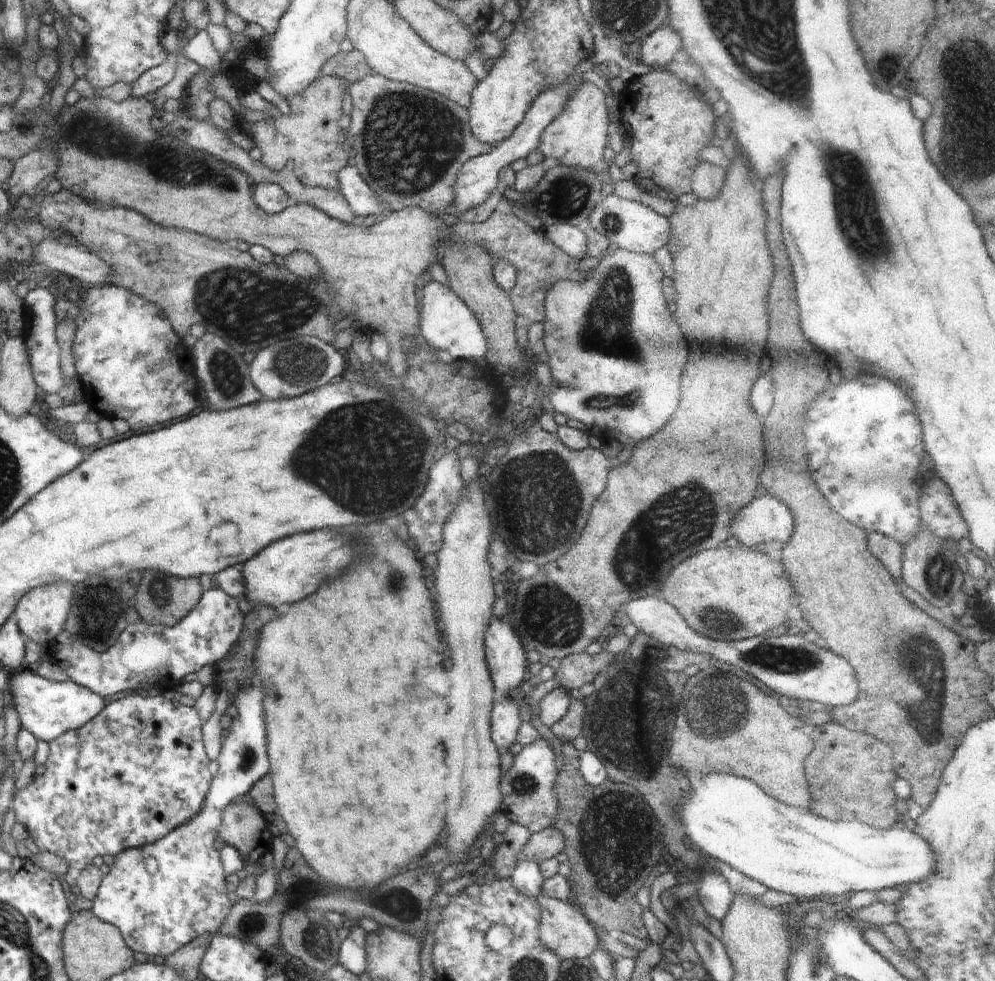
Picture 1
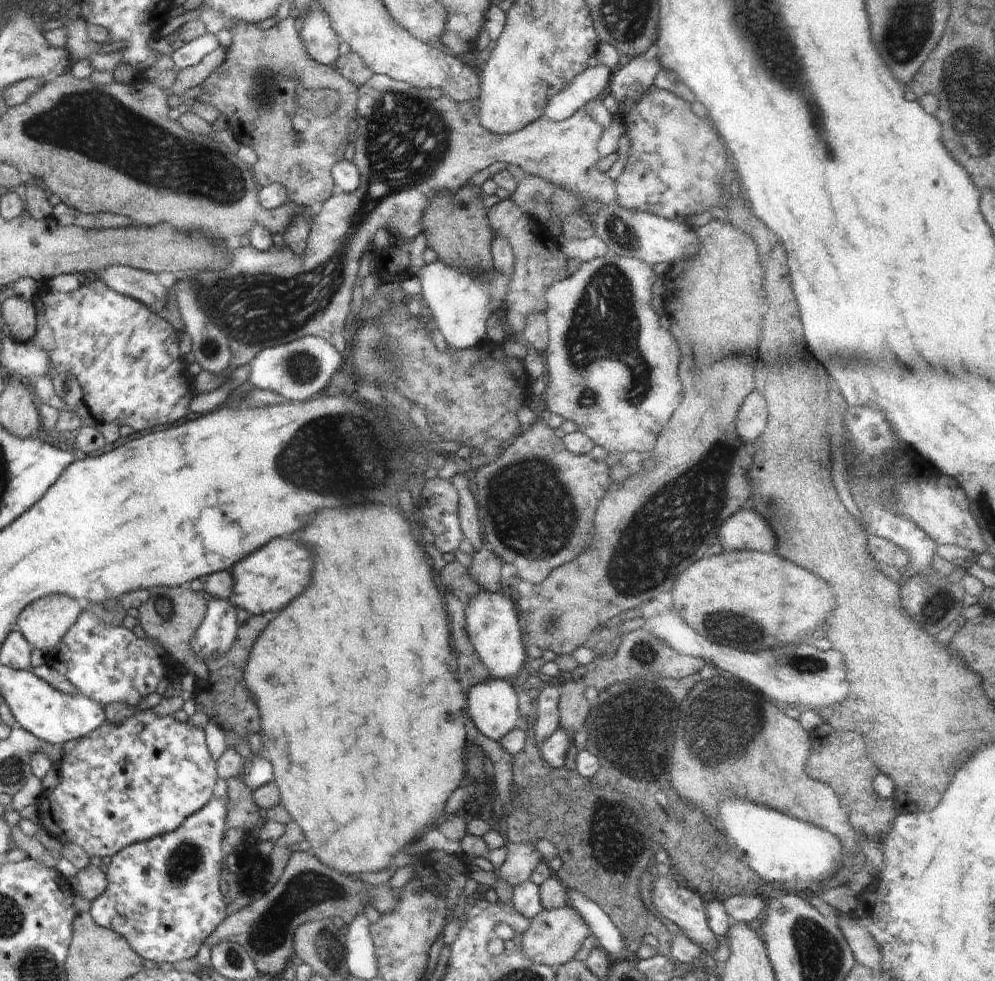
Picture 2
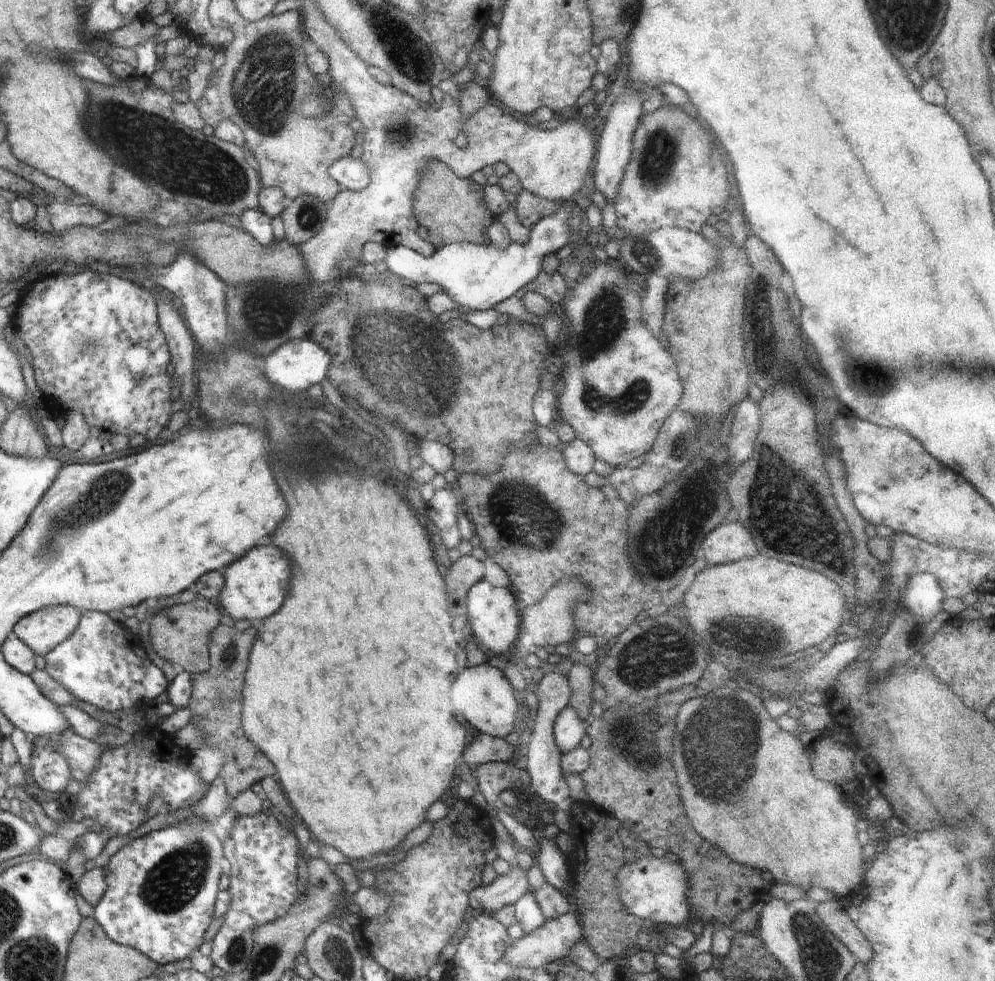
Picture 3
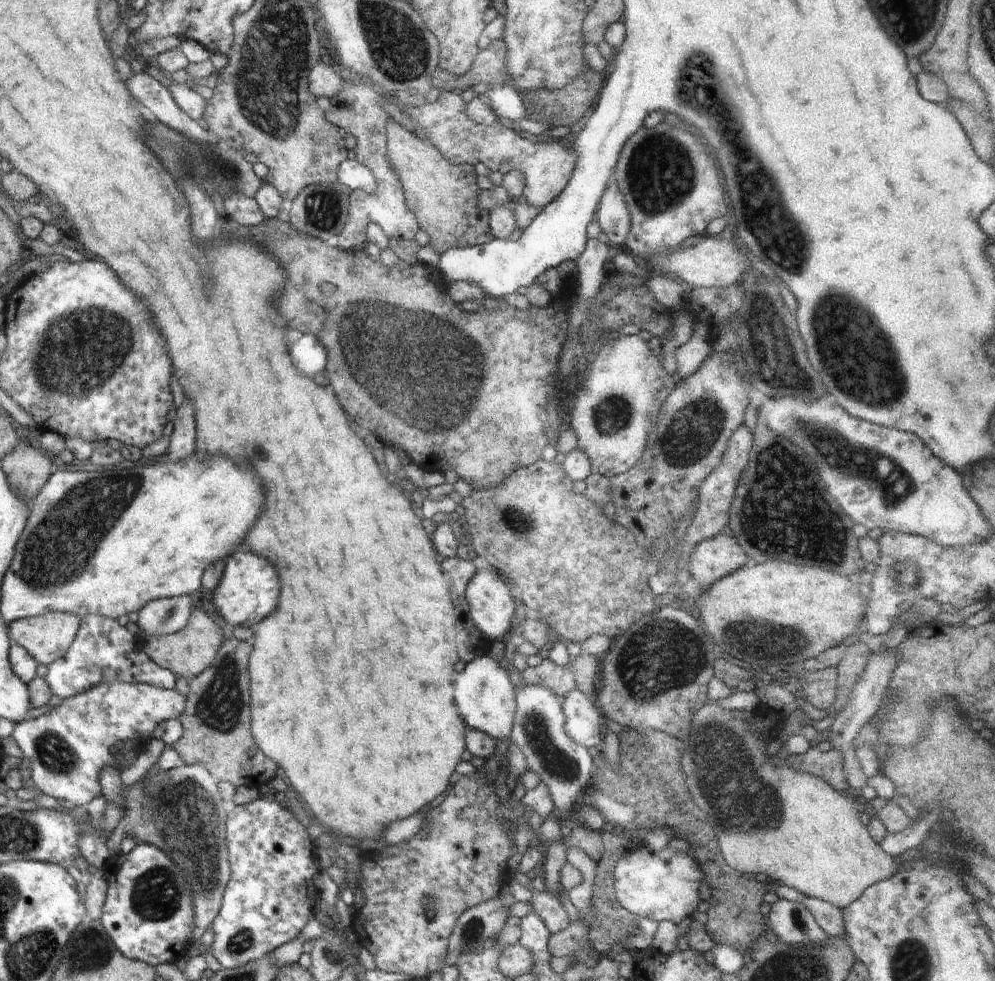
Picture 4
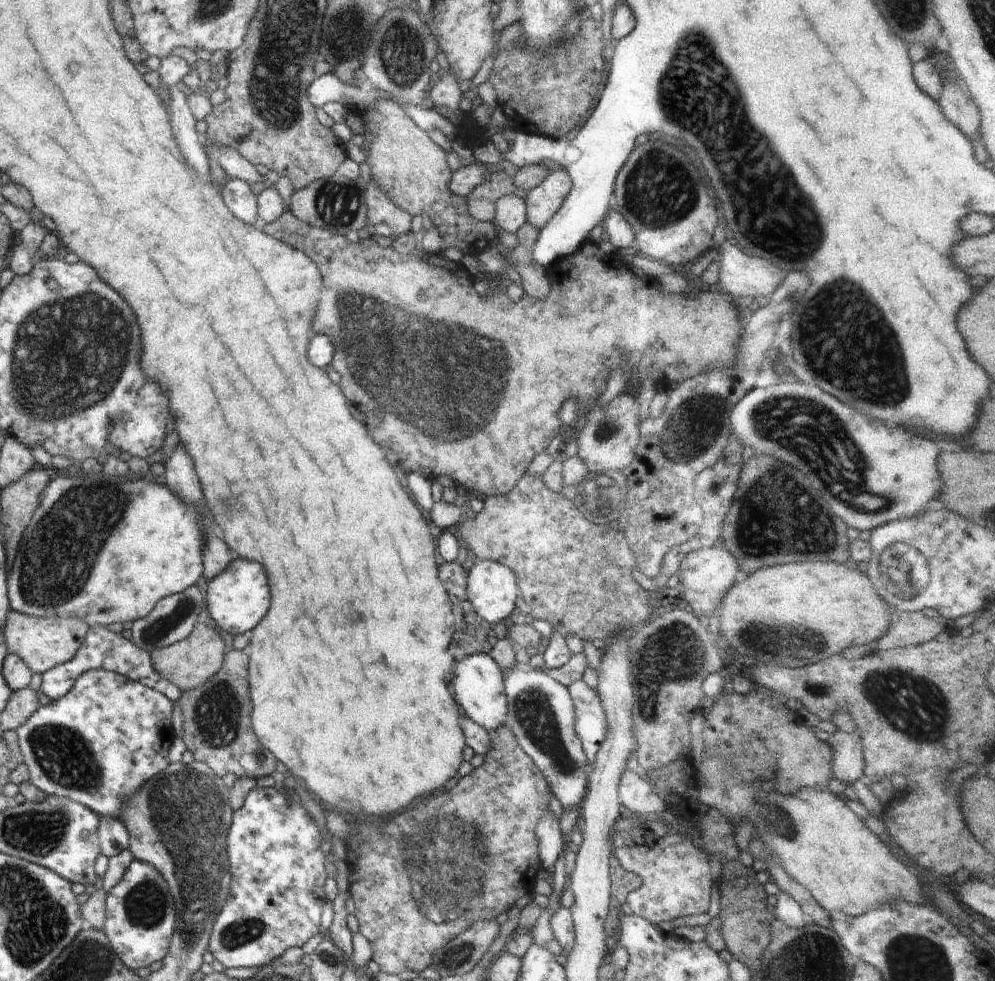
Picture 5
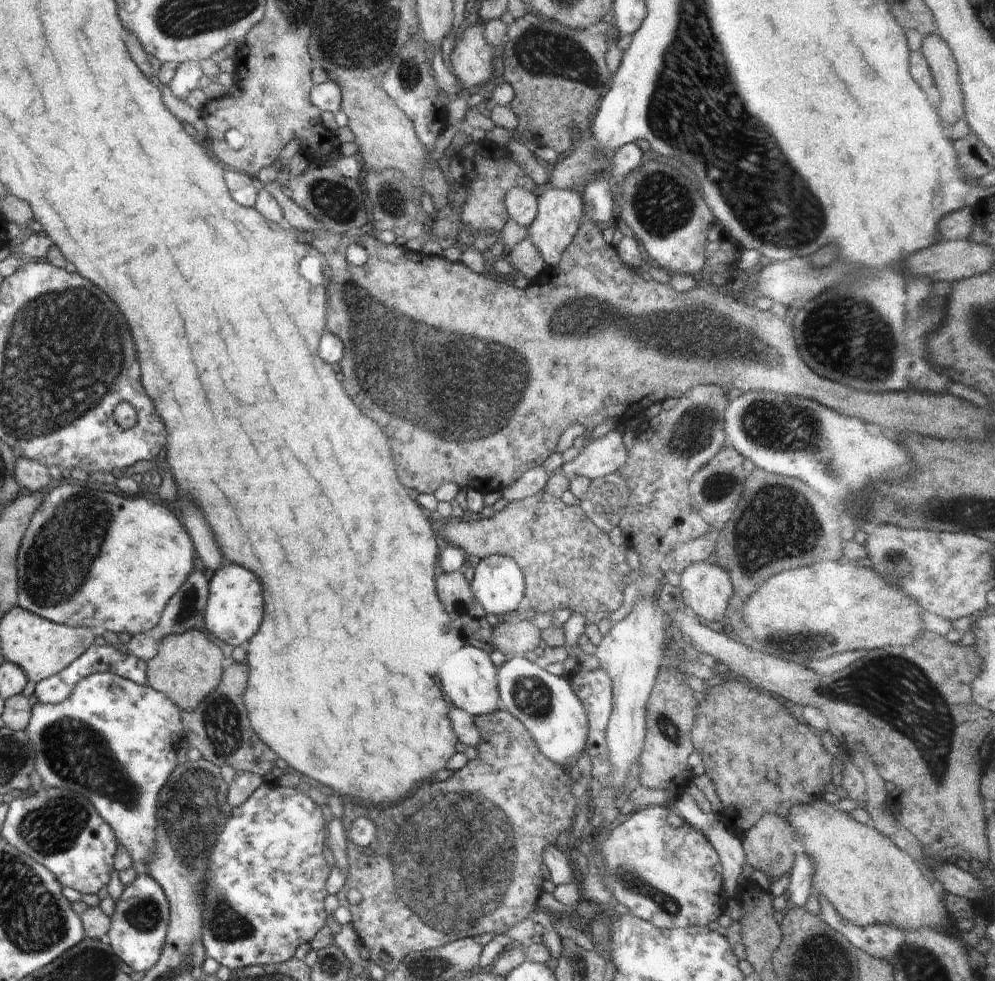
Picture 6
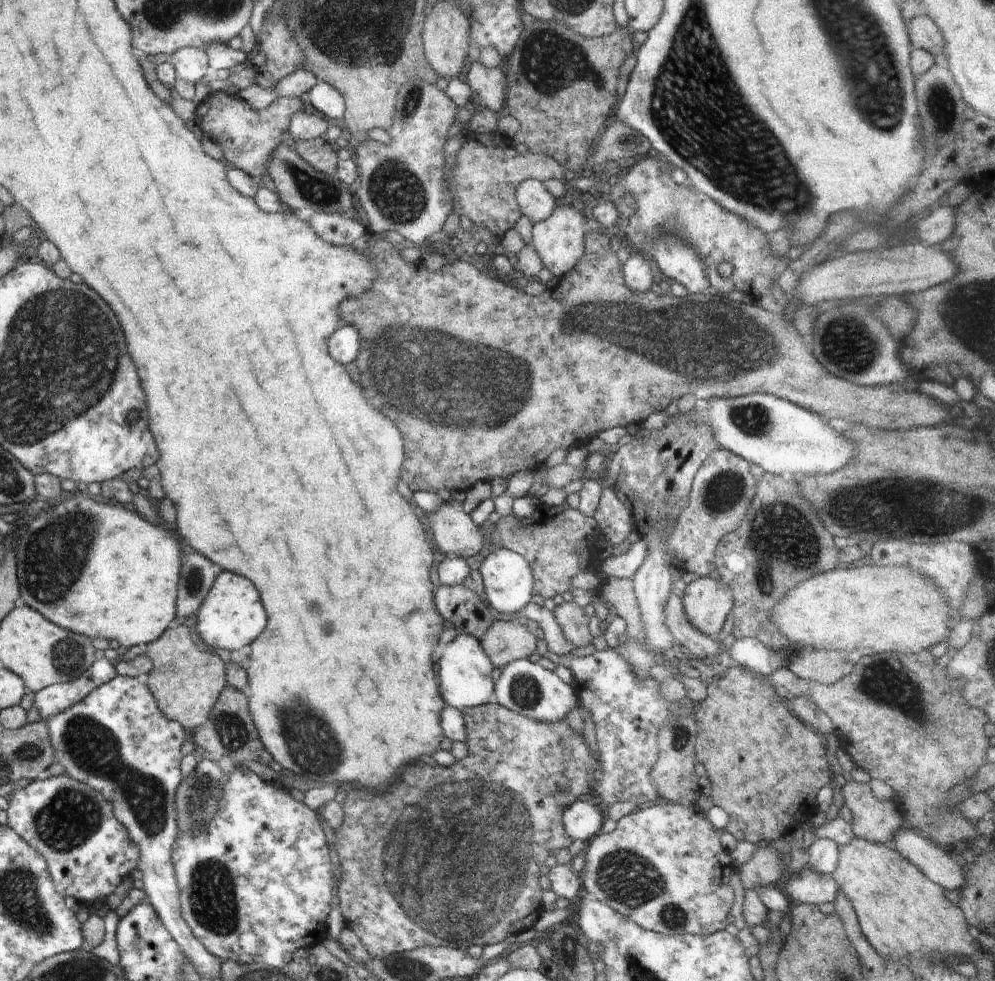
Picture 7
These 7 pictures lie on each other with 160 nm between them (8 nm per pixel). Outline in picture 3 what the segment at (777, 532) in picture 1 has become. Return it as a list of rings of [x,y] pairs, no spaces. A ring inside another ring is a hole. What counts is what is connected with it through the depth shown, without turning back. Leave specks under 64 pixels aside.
[[[730,517],[711,530],[703,540],[703,556],[706,556],[707,567],[751,559],[756,554],[758,550],[750,534]]]

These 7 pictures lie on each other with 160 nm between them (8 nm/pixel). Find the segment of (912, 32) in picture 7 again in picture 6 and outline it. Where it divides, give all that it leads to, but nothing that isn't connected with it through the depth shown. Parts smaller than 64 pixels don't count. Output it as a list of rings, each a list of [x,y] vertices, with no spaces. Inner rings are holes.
[[[936,32],[928,33],[919,50],[929,64],[933,82],[940,94],[940,102],[935,106],[941,121],[955,123],[963,118],[963,96],[961,93],[958,67],[954,64],[951,48]]]

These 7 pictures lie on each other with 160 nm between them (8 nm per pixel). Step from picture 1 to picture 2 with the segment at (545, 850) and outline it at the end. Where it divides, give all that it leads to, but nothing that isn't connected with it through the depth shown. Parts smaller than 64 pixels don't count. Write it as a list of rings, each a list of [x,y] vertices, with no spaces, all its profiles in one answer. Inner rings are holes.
[[[537,842],[506,844],[508,856],[505,862],[494,871],[500,880],[508,883],[512,888],[530,880],[534,868],[544,859],[541,853],[535,848]]]

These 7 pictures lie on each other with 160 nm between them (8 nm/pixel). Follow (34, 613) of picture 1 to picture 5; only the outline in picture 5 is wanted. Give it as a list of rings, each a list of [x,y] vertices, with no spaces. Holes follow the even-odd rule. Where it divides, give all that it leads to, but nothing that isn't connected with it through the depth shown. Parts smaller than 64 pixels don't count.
[[[9,609],[5,639],[10,653],[22,657],[34,674],[44,675],[46,671],[68,662],[77,654],[89,634],[89,627],[80,619],[35,617]]]

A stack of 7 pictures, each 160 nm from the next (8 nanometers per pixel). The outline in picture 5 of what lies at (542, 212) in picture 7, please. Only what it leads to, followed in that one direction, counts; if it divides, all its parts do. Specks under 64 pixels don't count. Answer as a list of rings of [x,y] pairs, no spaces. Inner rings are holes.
[[[512,193],[498,199],[493,220],[498,231],[517,232],[527,221],[527,208],[523,194]]]

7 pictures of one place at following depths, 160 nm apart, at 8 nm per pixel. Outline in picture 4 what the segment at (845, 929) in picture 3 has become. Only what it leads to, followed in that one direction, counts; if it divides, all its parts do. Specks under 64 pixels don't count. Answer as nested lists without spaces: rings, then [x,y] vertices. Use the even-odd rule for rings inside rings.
[[[804,897],[801,903],[812,913],[816,924],[828,937],[845,939],[845,924],[841,909],[816,897]]]

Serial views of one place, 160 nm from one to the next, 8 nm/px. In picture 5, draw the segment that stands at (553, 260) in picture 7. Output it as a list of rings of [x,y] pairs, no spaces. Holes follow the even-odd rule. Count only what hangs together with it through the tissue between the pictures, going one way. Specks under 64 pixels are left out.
[[[551,165],[551,173],[539,185],[523,194],[529,224],[540,232],[558,212],[572,187],[566,170]]]

